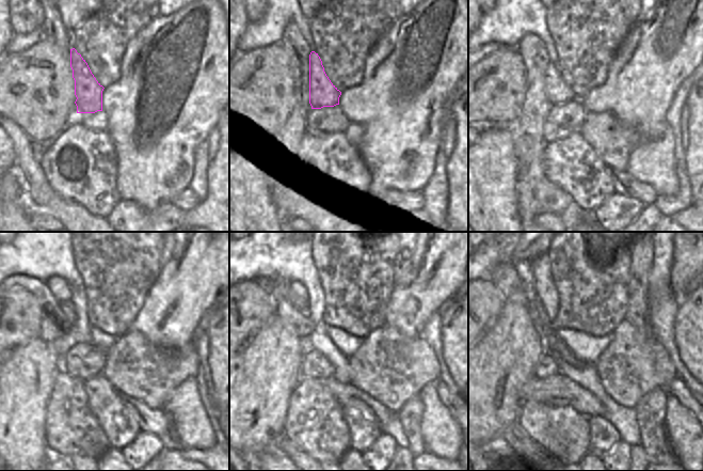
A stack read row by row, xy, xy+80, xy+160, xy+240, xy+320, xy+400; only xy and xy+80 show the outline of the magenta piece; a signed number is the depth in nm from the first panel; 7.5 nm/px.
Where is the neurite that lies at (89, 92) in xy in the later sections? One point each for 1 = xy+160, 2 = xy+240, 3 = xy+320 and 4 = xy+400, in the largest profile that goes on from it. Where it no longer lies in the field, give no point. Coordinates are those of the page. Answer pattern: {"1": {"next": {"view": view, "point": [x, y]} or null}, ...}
{"1": {"next": {"view": "xy+160", "point": [558, 92]}}, "2": {"next": {"view": "xy+240", "point": [67, 308]}}, "3": {"next": {"view": "xy+320", "point": [281, 288]}}, "4": {"next": {"view": "xy+400", "point": [504, 275]}}}

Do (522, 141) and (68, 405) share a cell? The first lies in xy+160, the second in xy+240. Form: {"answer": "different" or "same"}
{"answer": "same"}

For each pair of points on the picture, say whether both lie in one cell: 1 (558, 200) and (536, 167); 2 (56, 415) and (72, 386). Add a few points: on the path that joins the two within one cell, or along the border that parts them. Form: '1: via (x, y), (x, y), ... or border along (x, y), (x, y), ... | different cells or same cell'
1: via (550, 191), (537, 175) | same cell
2: via (63, 408), (68, 403), (68, 393) | same cell

